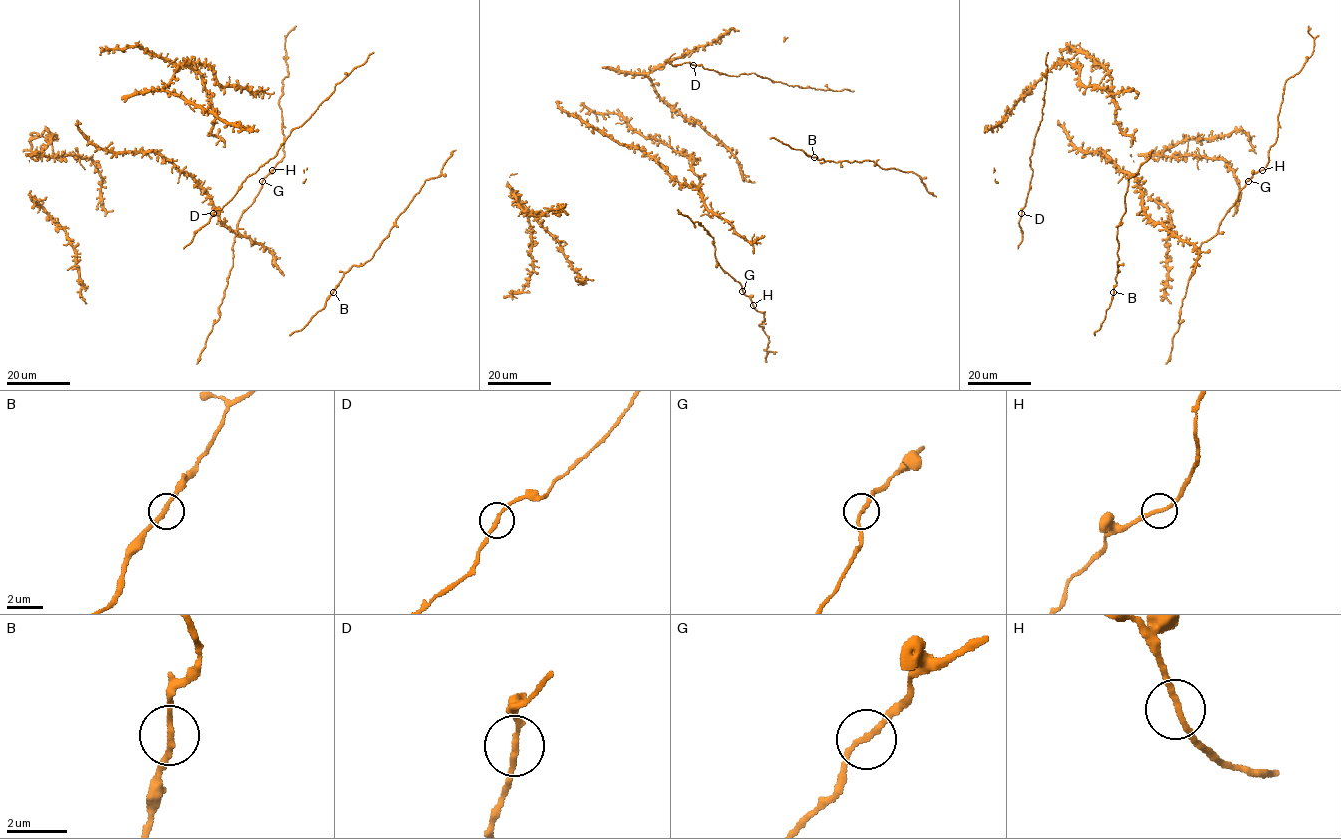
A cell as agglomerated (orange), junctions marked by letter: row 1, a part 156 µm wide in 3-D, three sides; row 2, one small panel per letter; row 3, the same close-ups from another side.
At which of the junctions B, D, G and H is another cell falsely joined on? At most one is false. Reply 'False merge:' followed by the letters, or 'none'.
False merge: none

